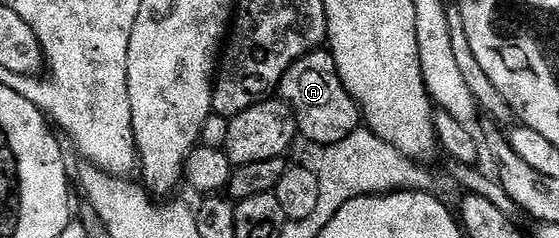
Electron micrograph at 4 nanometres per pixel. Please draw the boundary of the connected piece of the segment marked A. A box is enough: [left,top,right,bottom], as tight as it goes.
[280,50,360,146]

